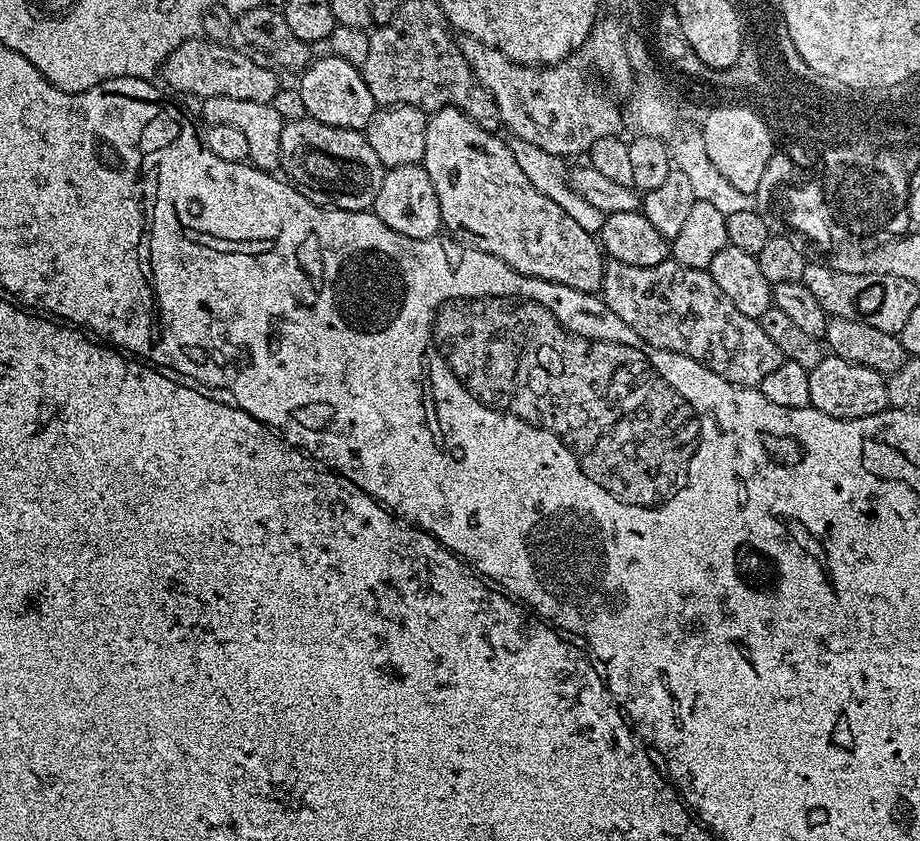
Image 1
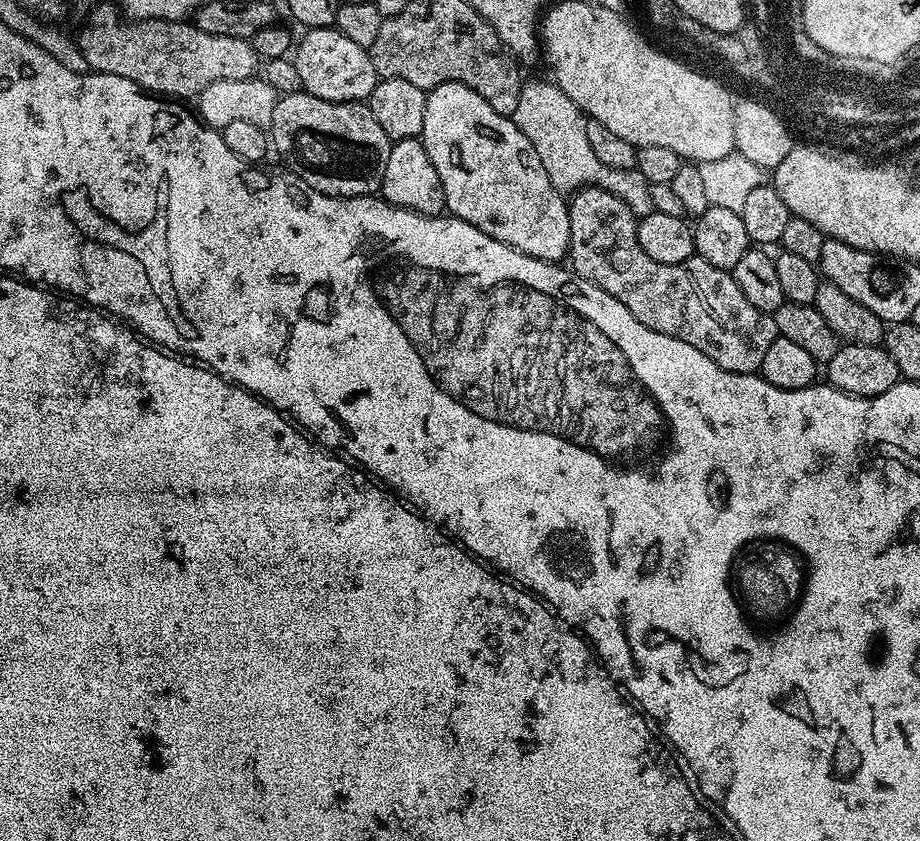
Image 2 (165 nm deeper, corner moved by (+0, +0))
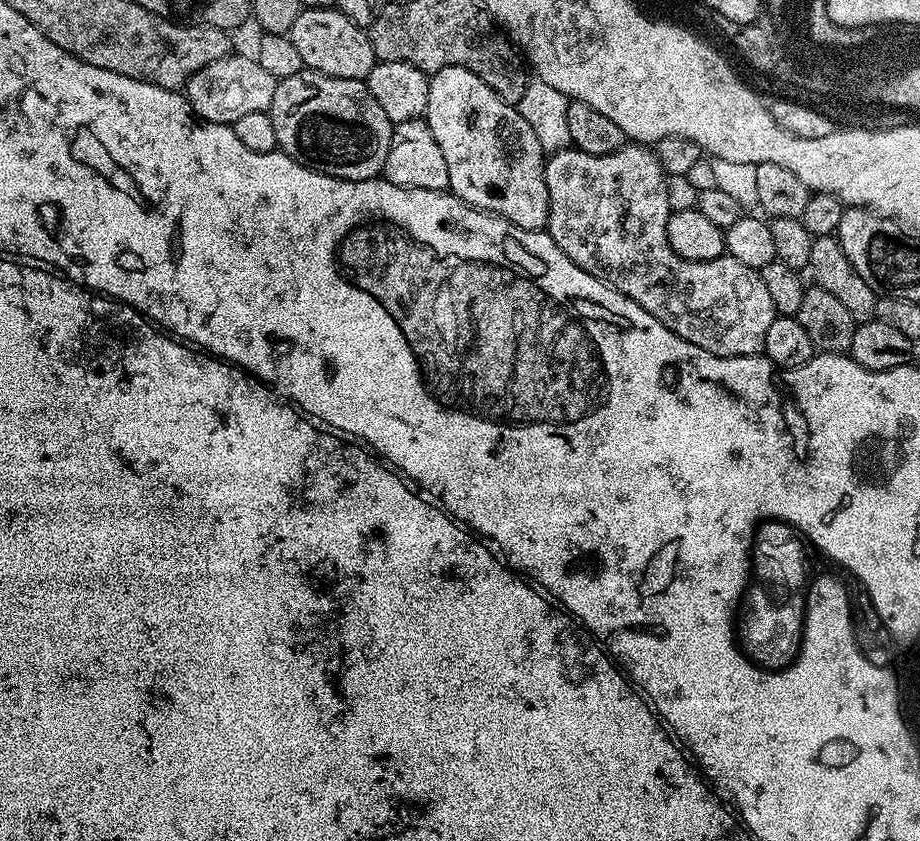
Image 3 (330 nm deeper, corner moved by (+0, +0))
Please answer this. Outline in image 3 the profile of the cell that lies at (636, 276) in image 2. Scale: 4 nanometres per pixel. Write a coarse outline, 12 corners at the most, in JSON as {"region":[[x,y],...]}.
{"region":[[651,147],[545,159],[546,231],[715,356],[763,353],[757,269],[666,238]]}

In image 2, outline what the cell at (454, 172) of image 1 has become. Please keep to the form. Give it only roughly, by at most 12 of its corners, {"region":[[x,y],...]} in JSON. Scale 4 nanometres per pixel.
{"region":[[470,86],[426,95],[444,206],[560,262],[569,201],[510,116]]}

